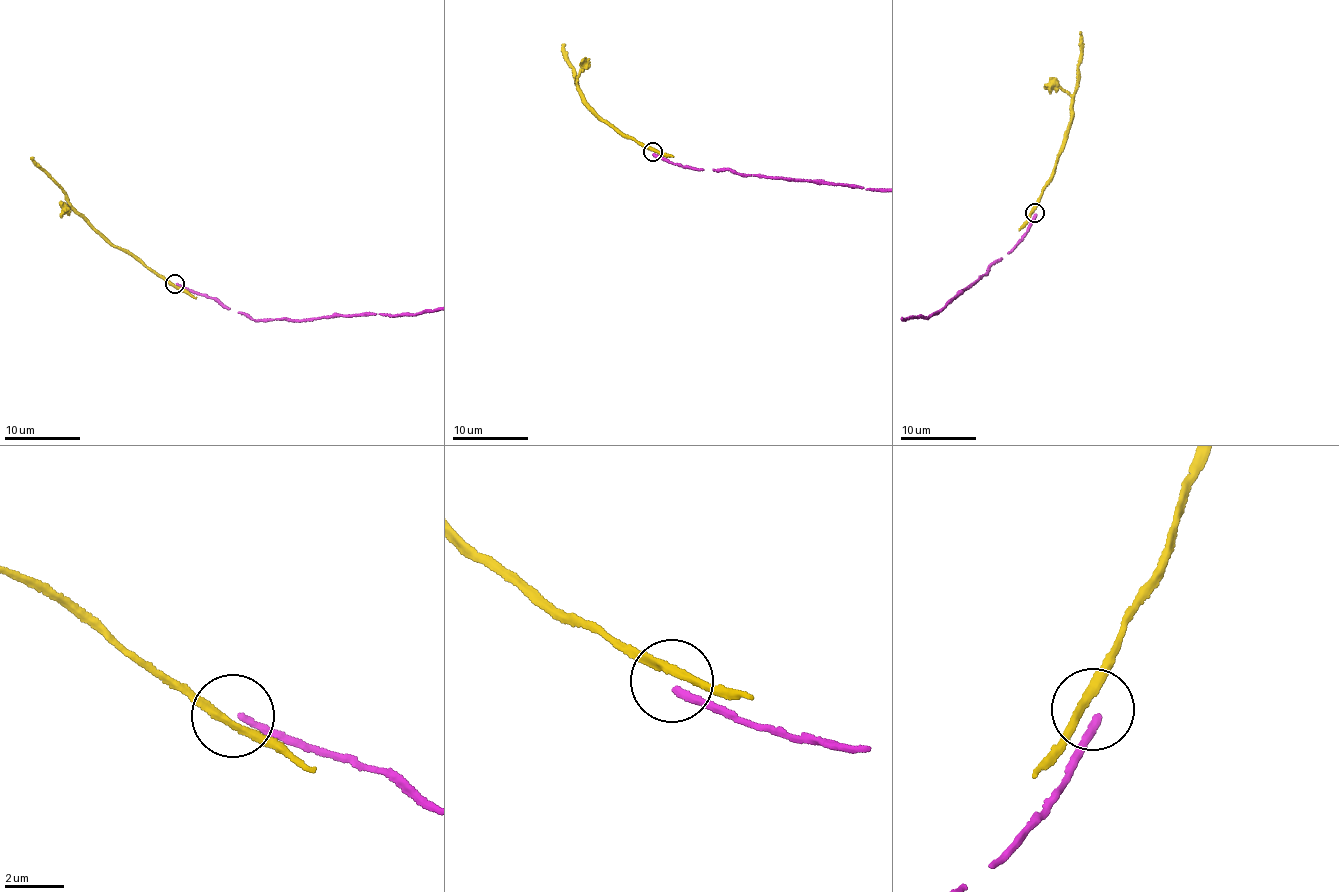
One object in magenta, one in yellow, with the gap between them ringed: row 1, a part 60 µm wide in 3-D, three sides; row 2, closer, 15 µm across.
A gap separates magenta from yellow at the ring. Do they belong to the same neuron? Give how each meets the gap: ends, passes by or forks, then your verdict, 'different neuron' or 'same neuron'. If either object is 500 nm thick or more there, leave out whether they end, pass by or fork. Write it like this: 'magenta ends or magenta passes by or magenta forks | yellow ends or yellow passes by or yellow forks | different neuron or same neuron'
magenta ends | yellow passes by | different neuron

